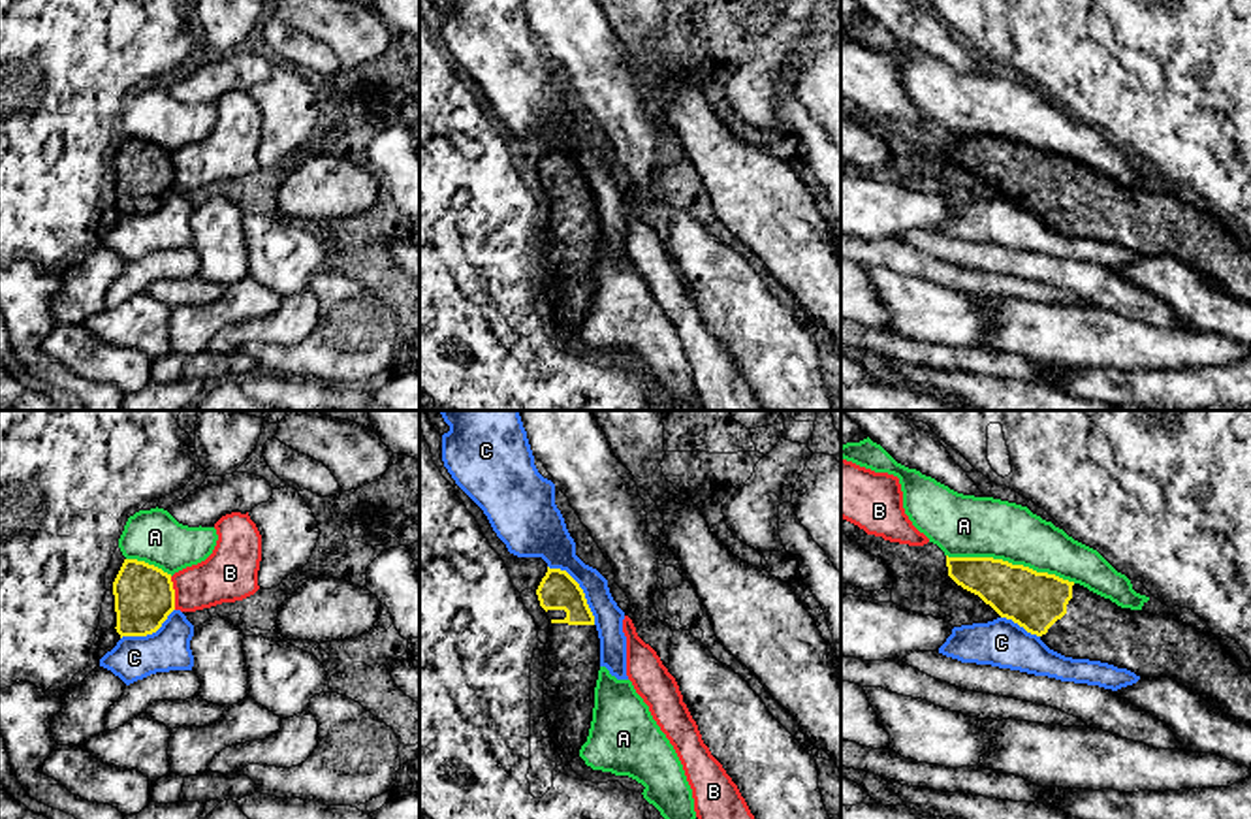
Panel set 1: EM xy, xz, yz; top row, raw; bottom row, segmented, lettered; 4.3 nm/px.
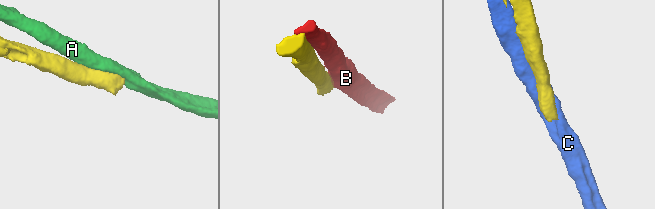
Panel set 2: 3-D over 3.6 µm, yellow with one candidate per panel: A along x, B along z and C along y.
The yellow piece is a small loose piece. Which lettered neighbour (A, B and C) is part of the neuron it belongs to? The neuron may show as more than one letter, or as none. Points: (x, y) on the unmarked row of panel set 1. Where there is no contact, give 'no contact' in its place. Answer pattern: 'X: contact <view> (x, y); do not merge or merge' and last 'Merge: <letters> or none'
A: contact yz (1011, 142); do not merge
B: contact xy (174, 172); do not merge
C: contact xz (582, 168); do not merge
Merge: none

